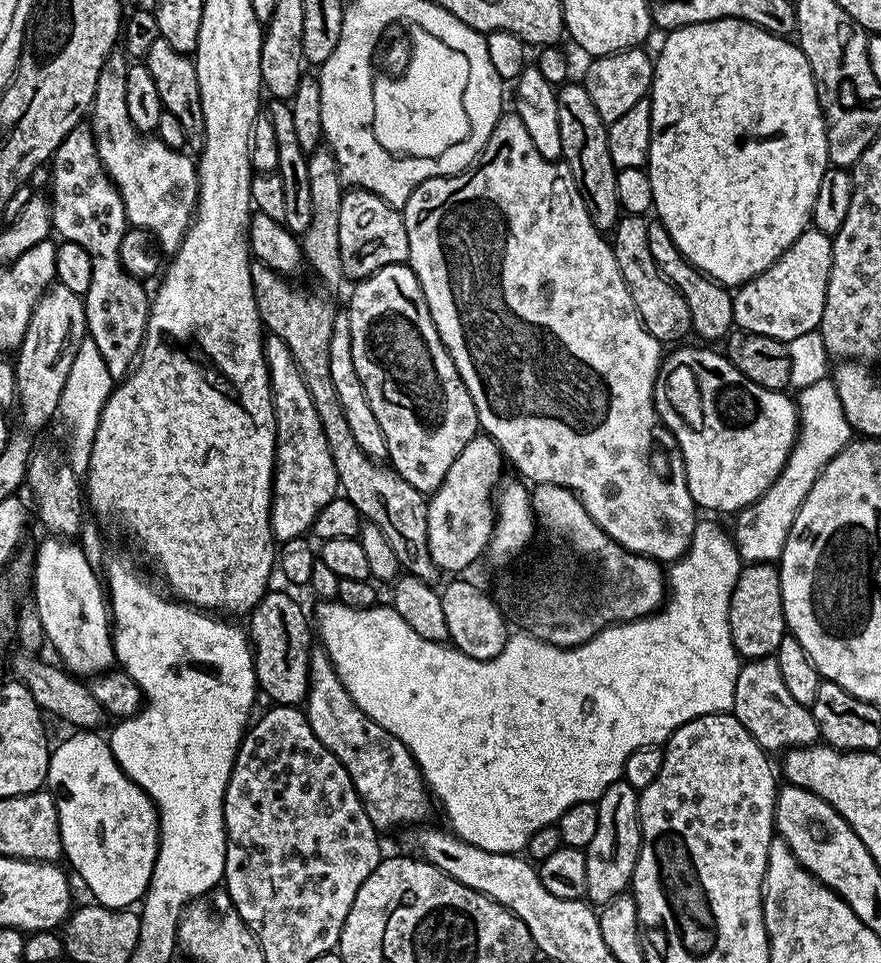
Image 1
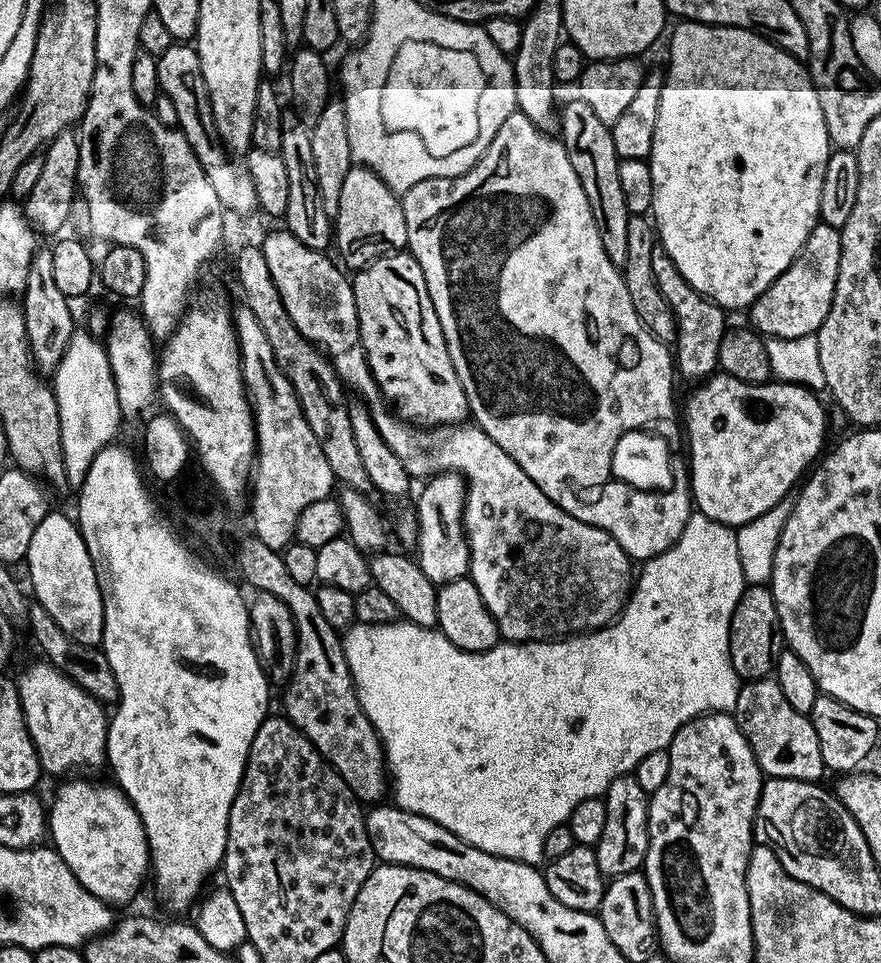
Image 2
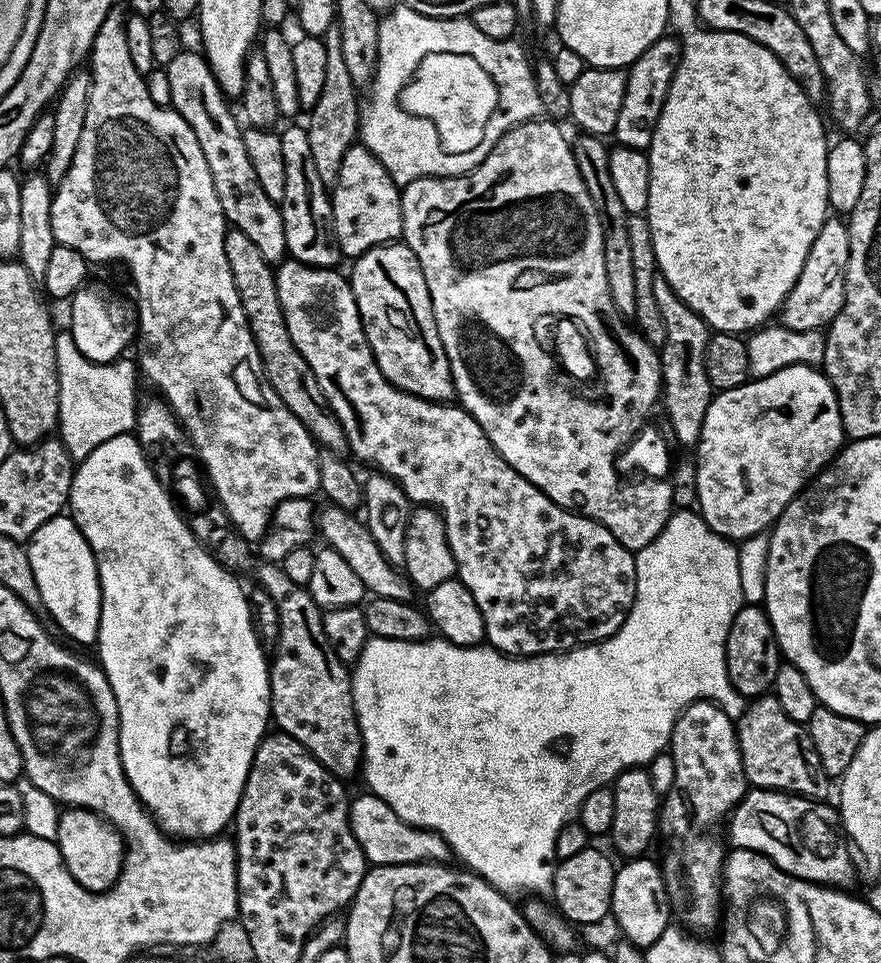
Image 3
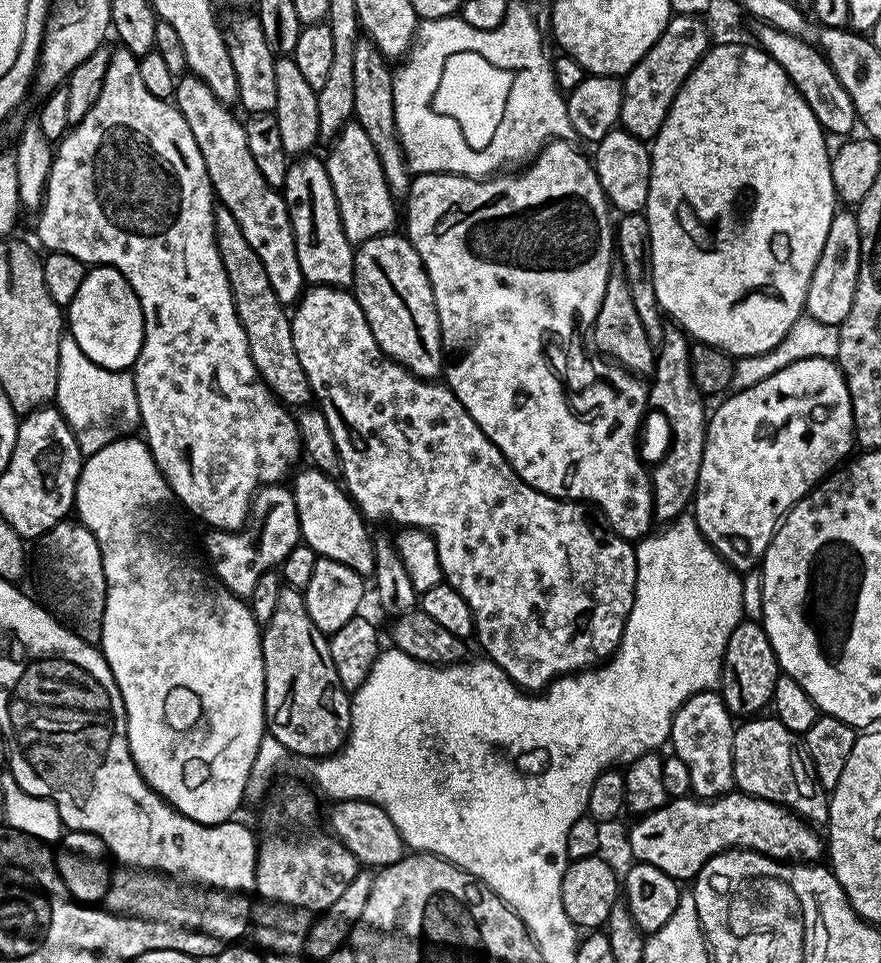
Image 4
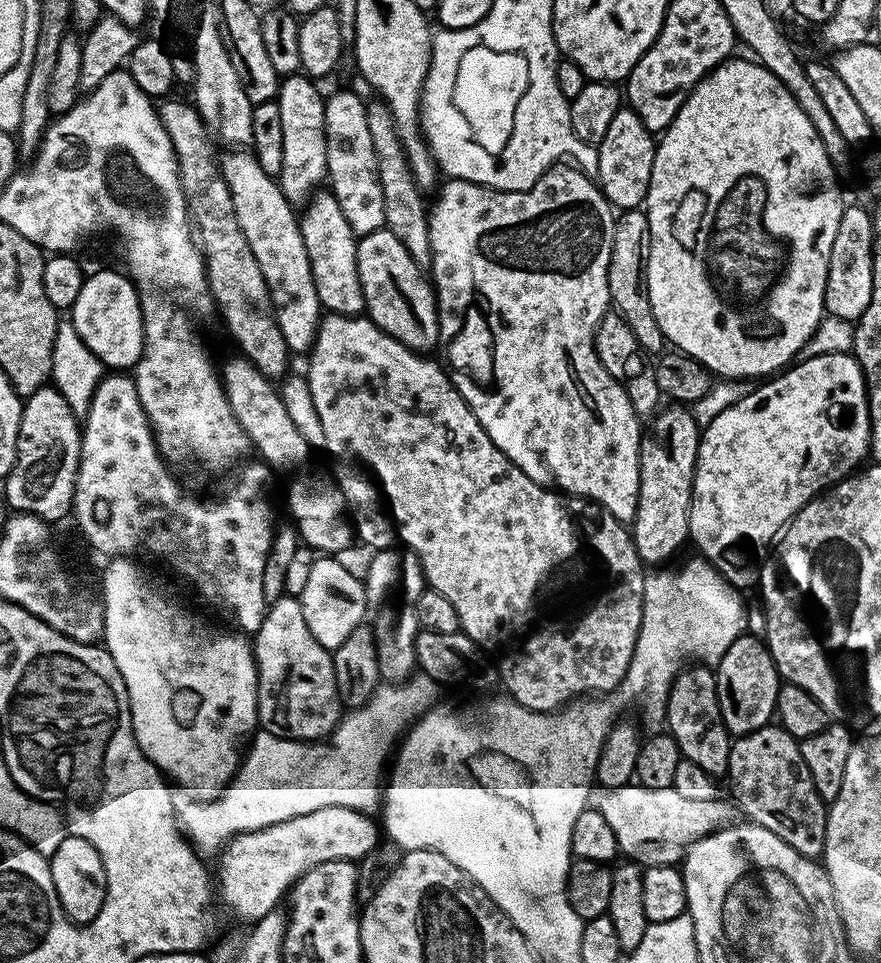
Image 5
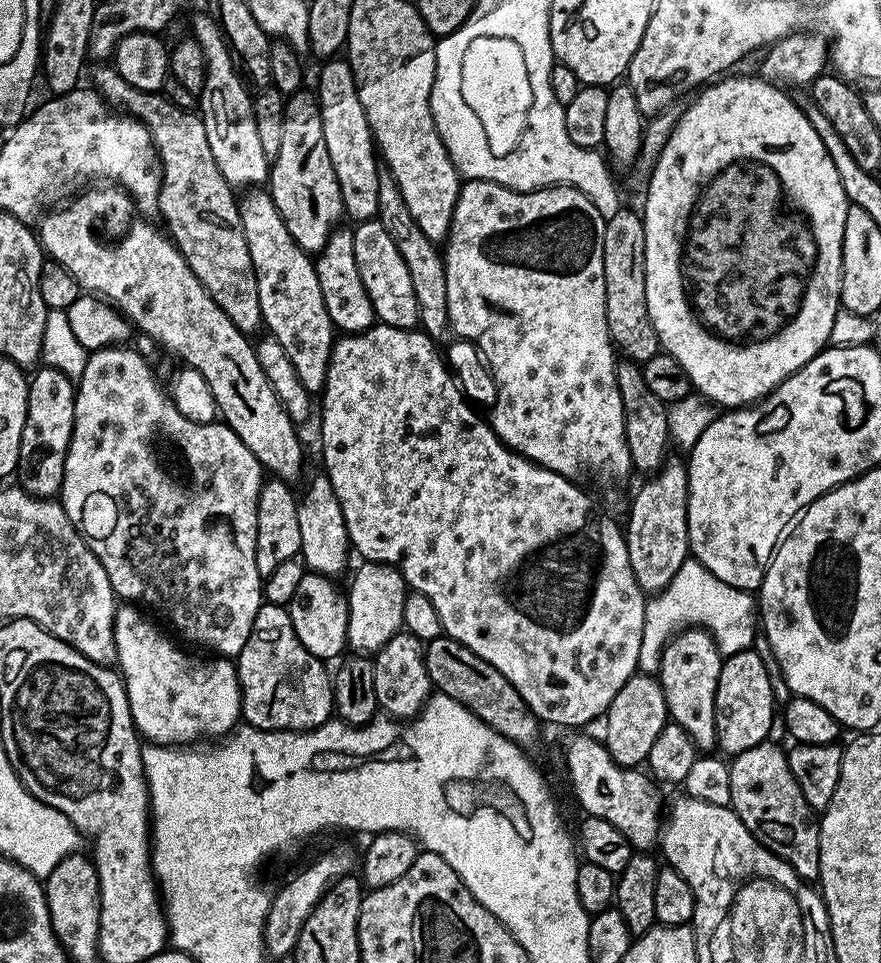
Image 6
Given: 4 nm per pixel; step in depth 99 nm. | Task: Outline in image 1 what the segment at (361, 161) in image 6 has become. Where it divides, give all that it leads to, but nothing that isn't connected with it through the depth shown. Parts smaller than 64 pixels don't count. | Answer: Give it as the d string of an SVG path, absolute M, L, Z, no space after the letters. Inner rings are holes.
M348 188L338 217L338 250L342 250L342 273L349 281L364 280L382 266L403 264L408 258L404 217L370 190Z

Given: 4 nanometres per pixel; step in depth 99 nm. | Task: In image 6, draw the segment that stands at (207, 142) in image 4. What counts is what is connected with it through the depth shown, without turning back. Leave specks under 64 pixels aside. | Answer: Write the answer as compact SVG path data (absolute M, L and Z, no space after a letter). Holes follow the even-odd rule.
M245 191L238 203L246 246L250 246L250 258L258 278L263 327L267 335L278 338L278 343L285 348L286 358L290 358L302 386L310 393L323 393L334 329L330 314L326 314L326 302L322 302L322 286L318 286L313 257L304 252L302 246L294 242L290 230L286 230L286 222L282 222L282 214L278 214L278 206L274 206L271 191Z

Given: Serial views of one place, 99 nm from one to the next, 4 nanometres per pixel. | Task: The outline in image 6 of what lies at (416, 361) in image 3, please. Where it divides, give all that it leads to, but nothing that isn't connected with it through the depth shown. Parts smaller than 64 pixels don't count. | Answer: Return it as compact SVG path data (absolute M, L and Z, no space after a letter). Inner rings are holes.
M373 218L357 223L352 237L358 274L362 274L362 286L366 286L366 294L370 294L377 321L395 328L415 329L420 319L418 302L414 299L414 282L410 282L410 270L406 270L406 262L402 262L402 254L398 254L398 246L394 246L390 234L386 234L379 219Z

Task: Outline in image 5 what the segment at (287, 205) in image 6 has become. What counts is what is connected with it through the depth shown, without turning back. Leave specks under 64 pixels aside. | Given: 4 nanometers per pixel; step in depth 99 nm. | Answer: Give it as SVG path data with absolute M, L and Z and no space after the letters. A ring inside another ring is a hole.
M303 74L285 76L276 93L276 105L282 113L282 170L278 183L282 194L294 206L300 206L325 183L326 134L324 133L325 93L316 89L317 81ZM321 183L321 184L320 184Z

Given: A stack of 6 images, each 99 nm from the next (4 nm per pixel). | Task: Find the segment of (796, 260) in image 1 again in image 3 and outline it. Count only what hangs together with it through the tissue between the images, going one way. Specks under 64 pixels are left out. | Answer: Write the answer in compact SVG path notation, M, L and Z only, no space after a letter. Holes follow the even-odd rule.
M840 218L825 220L806 262L798 282L790 290L778 313L779 323L790 330L824 330L842 310L844 291L846 290L846 262L850 258L850 234L847 223Z

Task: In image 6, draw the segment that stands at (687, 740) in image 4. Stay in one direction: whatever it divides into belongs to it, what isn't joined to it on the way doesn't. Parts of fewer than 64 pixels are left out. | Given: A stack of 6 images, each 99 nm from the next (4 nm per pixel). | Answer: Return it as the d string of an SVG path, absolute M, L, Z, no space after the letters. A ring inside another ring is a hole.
M688 626L676 633L660 653L658 679L664 688L664 697L671 723L682 726L690 738L694 738L694 746L701 753L708 754L717 747L716 743L716 691L718 690L718 674L724 661L718 646L709 632L699 626Z

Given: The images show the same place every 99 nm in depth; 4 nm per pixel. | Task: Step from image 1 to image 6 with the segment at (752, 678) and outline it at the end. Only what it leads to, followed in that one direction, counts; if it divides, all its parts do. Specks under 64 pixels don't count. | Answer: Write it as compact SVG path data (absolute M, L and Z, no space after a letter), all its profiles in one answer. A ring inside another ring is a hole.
M765 742L758 746L750 746L742 754L731 757L730 798L732 811L738 814L740 821L756 835L757 840L767 844L768 849L778 858L782 858L795 872L809 882L819 881L820 878L820 822L817 813L806 802L798 782L794 782L794 774L790 774L788 753L782 747Z

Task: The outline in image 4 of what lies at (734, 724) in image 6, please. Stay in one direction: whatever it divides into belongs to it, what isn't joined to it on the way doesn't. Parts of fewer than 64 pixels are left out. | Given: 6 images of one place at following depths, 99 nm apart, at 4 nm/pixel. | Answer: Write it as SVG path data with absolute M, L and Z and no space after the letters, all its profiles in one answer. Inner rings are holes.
M741 619L740 625L732 631L726 642L720 670L718 691L723 696L728 711L736 718L752 718L763 713L771 705L774 686L781 675L780 665L776 662L763 623Z

